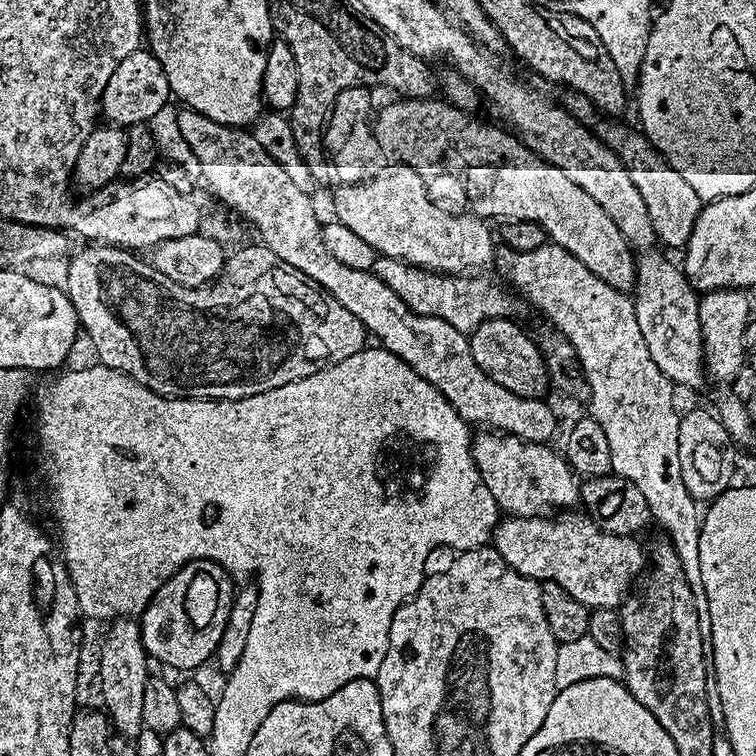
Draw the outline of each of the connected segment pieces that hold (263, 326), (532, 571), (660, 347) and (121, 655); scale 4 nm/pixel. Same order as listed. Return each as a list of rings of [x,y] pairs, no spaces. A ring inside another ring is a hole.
[[[96,242],[96,243],[93,243],[93,244],[92,244],[92,245],[91,245],[91,246],[84,246],[84,247],[88,247],[88,248],[84,248],[84,249],[82,249],[82,250],[81,250],[81,252],[80,252],[80,253],[78,253],[78,254],[77,254],[77,256],[76,256],[76,257],[74,257],[74,258],[73,258],[73,260],[72,260],[72,261],[70,261],[70,262],[69,262],[69,264],[68,264],[68,284],[67,284],[67,283],[66,283],[66,291],[67,291],[67,293],[68,293],[68,297],[69,297],[69,298],[70,298],[70,302],[71,302],[71,303],[72,303],[72,305],[73,305],[73,306],[74,306],[74,310],[75,310],[75,311],[76,311],[76,313],[77,313],[77,314],[78,314],[78,318],[79,318],[79,319],[80,319],[80,326],[81,326],[81,329],[82,329],[82,332],[83,332],[83,335],[84,335],[84,336],[85,336],[85,337],[87,337],[87,336],[89,336],[89,334],[90,334],[90,333],[91,333],[91,332],[94,332],[94,334],[96,334],[96,326],[98,326],[98,324],[96,324],[96,322],[98,322],[98,320],[104,320],[104,312],[116,312],[116,310],[122,310],[122,306],[124,306],[124,310],[130,310],[130,308],[134,308],[134,312],[138,312],[138,310],[140,310],[140,312],[170,312],[170,320],[176,320],[176,332],[180,332],[180,336],[182,336],[182,334],[184,334],[184,336],[190,336],[190,338],[192,338],[192,340],[202,340],[202,342],[204,342],[204,346],[210,346],[210,348],[204,348],[204,354],[208,354],[208,358],[216,358],[216,362],[218,362],[218,364],[216,364],[216,366],[218,366],[218,370],[220,370],[220,372],[131,372],[131,374],[130,374],[130,375],[128,375],[128,376],[129,376],[129,377],[130,377],[130,378],[131,378],[131,379],[132,379],[132,380],[137,380],[137,382],[139,382],[139,384],[141,384],[141,385],[142,385],[142,386],[146,386],[146,387],[147,387],[147,388],[149,388],[149,389],[150,389],[150,391],[152,391],[152,392],[156,392],[156,393],[157,393],[157,394],[158,394],[158,395],[160,395],[160,396],[167,396],[167,397],[169,397],[169,398],[179,398],[179,399],[182,399],[182,400],[241,400],[241,399],[242,399],[242,398],[246,398],[246,397],[247,397],[247,396],[253,396],[253,395],[254,395],[254,394],[262,394],[262,393],[263,393],[263,392],[265,392],[265,391],[266,391],[266,390],[274,390],[274,389],[275,389],[275,388],[281,388],[281,387],[282,387],[282,386],[286,386],[286,385],[287,385],[287,384],[289,384],[289,383],[290,383],[290,382],[298,382],[298,378],[306,378],[306,377],[307,377],[307,376],[309,376],[309,375],[310,375],[310,374],[318,374],[318,373],[319,373],[319,372],[320,372],[320,371],[321,371],[321,370],[323,370],[323,369],[324,369],[324,368],[329,368],[329,367],[330,367],[330,365],[331,365],[331,364],[337,364],[337,363],[338,363],[338,362],[342,362],[342,361],[343,361],[343,360],[345,360],[345,359],[346,359],[346,358],[350,358],[350,354],[358,354],[358,353],[359,353],[359,352],[361,352],[361,351],[362,351],[362,350],[363,350],[363,349],[364,349],[364,348],[365,348],[365,346],[366,346],[366,340],[364,340],[364,339],[366,339],[366,333],[365,333],[365,330],[364,330],[364,327],[363,327],[363,326],[362,326],[362,322],[358,322],[358,318],[354,318],[354,314],[350,314],[350,310],[346,310],[346,306],[342,306],[342,305],[341,305],[341,304],[340,304],[340,303],[338,303],[338,301],[336,301],[336,300],[335,300],[335,298],[333,298],[333,297],[332,297],[332,295],[330,295],[330,294],[329,294],[329,292],[327,292],[327,291],[326,291],[326,289],[325,289],[325,288],[319,288],[319,286],[317,286],[317,284],[315,284],[315,283],[314,283],[314,281],[312,281],[312,280],[311,280],[311,279],[310,279],[310,278],[309,278],[309,276],[307,276],[307,275],[306,275],[306,274],[302,274],[302,270],[294,270],[294,266],[290,266],[290,262],[282,262],[282,258],[278,258],[278,254],[274,254],[274,250],[270,250],[270,249],[269,249],[269,248],[267,248],[267,246],[265,246],[265,245],[264,245],[264,244],[262,244],[262,243],[259,243],[259,242],[253,242],[253,244],[248,244],[248,245],[246,245],[246,246],[245,246],[245,248],[240,248],[240,249],[238,249],[238,250],[237,250],[237,252],[236,252],[236,253],[234,253],[234,254],[233,254],[233,256],[232,256],[232,253],[231,253],[231,255],[229,255],[229,256],[228,256],[228,257],[227,257],[227,259],[225,259],[225,262],[224,262],[224,266],[223,266],[223,269],[222,269],[222,271],[221,271],[221,273],[220,273],[220,275],[219,275],[219,276],[217,276],[217,277],[216,277],[216,279],[215,279],[215,280],[213,280],[213,281],[211,281],[211,282],[209,282],[209,283],[206,283],[206,284],[204,284],[204,285],[203,285],[203,286],[189,286],[189,285],[186,285],[186,284],[181,284],[181,283],[180,283],[180,282],[178,282],[178,281],[172,281],[172,280],[171,280],[171,279],[170,279],[170,278],[168,278],[168,277],[167,277],[167,276],[166,276],[166,274],[162,274],[162,273],[160,273],[160,272],[159,272],[159,271],[158,271],[158,270],[157,270],[157,269],[156,269],[156,268],[155,268],[155,267],[154,267],[154,265],[153,265],[153,264],[152,264],[152,263],[149,263],[149,261],[148,261],[148,260],[147,260],[147,259],[144,259],[144,258],[142,258],[142,260],[139,260],[139,258],[138,258],[138,257],[136,257],[136,256],[139,256],[139,255],[136,255],[136,254],[135,254],[135,253],[134,253],[134,252],[133,252],[133,251],[130,251],[130,250],[129,250],[129,249],[126,249],[126,248],[117,248],[117,247],[115,247],[115,246],[113,246],[113,245],[111,245],[111,244],[101,244],[101,243],[99,243],[99,242]],[[128,294],[134,294],[134,298],[144,298],[144,300],[140,300],[140,302],[136,302],[136,300],[132,300],[132,298],[130,298],[130,296],[128,296]],[[126,296],[128,296],[128,300],[122,300],[122,302],[120,302],[120,298],[126,298]]]
[[[564,510],[553,520],[547,520],[547,515],[539,516],[513,516],[504,518],[497,523],[492,533],[491,543],[498,554],[518,574],[529,576],[531,580],[545,582],[553,580],[555,587],[567,596],[577,600],[581,606],[595,610],[597,608],[619,609],[633,587],[632,579],[639,577],[646,568],[646,552],[640,549],[639,539],[636,536],[615,536],[604,532],[591,515],[580,510]]]
[[[644,250],[639,253],[636,261],[636,287],[634,289],[634,303],[636,317],[638,318],[638,330],[642,330],[642,338],[646,338],[646,350],[650,350],[650,358],[654,358],[654,366],[666,374],[666,378],[673,385],[684,388],[700,388],[706,381],[706,369],[704,366],[704,343],[702,342],[702,330],[698,310],[700,302],[695,288],[688,282],[687,276],[679,267],[676,268],[663,256],[663,251]]]
[[[118,618],[109,625],[110,630],[105,631],[100,648],[100,672],[101,695],[103,709],[109,718],[109,723],[113,731],[121,738],[135,740],[141,733],[144,723],[142,722],[143,695],[145,694],[145,684],[150,675],[150,658],[141,642],[141,632],[139,623],[132,618]]]

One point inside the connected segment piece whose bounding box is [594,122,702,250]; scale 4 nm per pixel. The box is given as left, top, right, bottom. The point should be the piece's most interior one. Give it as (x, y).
(673, 207)

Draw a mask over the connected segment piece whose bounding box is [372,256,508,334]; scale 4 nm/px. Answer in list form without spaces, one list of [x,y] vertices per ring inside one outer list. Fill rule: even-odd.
[[[380,256],[372,263],[372,271],[412,312],[420,316],[437,316],[458,331],[471,334],[483,320],[500,318],[505,315],[508,308],[508,300],[503,292],[487,284],[484,280],[470,280],[460,276],[449,276],[428,272],[424,268],[415,268],[413,264],[407,264],[401,260],[395,260],[389,256]]]

